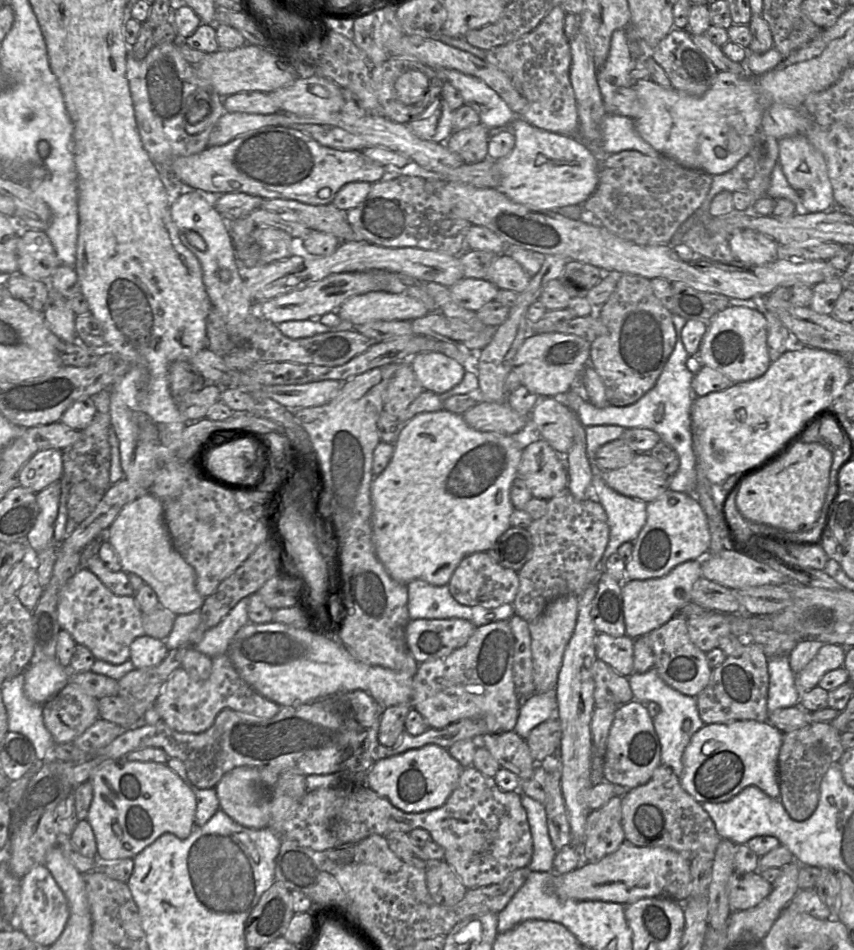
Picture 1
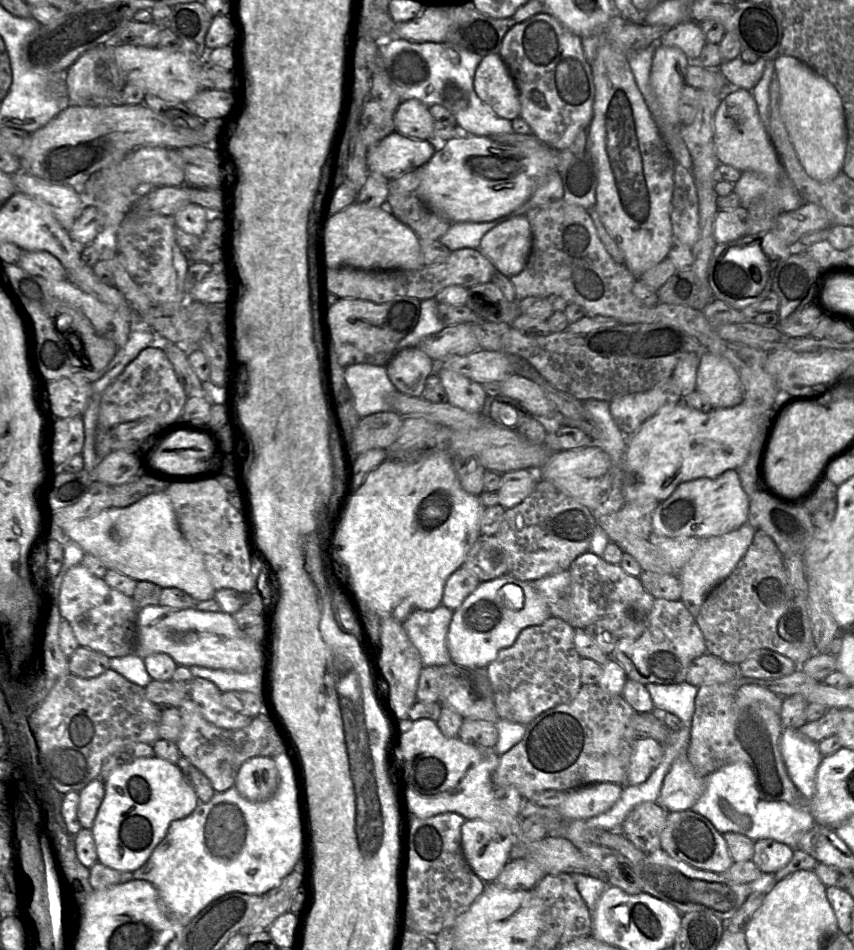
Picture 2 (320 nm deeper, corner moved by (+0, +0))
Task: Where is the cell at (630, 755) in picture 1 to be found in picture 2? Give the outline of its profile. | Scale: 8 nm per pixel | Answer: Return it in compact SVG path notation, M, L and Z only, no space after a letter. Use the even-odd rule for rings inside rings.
M639 737L633 744L633 751L627 771L627 785L645 783L662 762L663 745L647 737Z

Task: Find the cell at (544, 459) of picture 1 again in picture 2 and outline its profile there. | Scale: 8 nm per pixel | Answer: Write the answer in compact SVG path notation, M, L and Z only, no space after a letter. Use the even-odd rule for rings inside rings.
M517 469L501 474L501 484L497 491L499 505L511 509L520 504L542 479L537 470Z

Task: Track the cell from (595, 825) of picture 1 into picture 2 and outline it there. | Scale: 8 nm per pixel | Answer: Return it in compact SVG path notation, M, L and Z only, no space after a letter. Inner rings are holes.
M658 801L642 802L628 813L618 831L645 853L661 850L660 836L667 814Z

